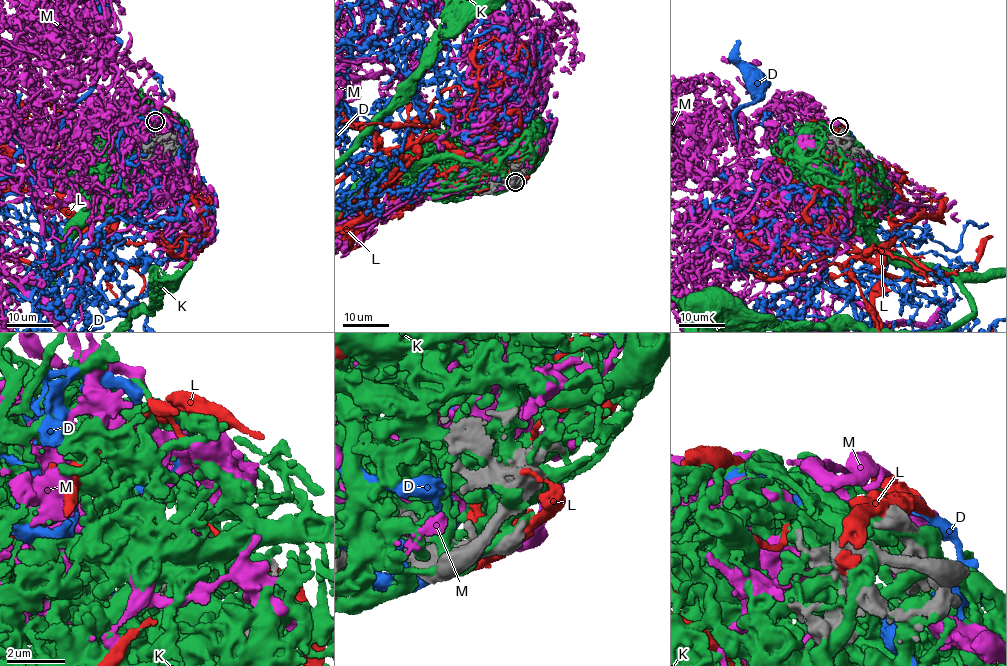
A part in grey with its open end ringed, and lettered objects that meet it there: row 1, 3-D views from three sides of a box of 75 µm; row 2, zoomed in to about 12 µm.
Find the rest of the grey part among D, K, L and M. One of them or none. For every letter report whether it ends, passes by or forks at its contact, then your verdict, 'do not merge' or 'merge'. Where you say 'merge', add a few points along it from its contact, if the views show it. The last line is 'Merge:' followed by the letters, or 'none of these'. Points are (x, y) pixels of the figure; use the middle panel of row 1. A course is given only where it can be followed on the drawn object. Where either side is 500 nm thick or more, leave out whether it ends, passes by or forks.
D: it forks | do not merge
K: do not merge
L: do not merge
M: it passes by | merge
Merge: M

